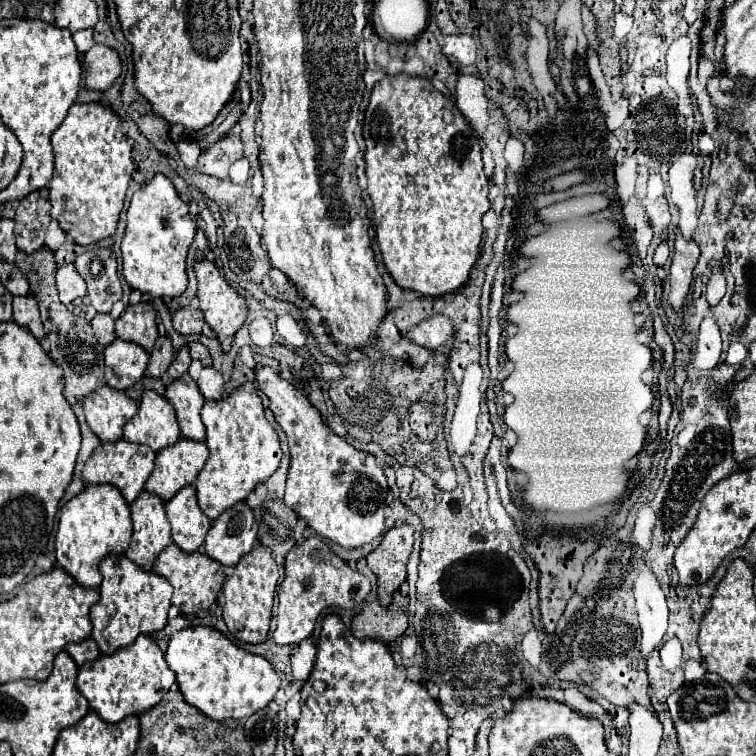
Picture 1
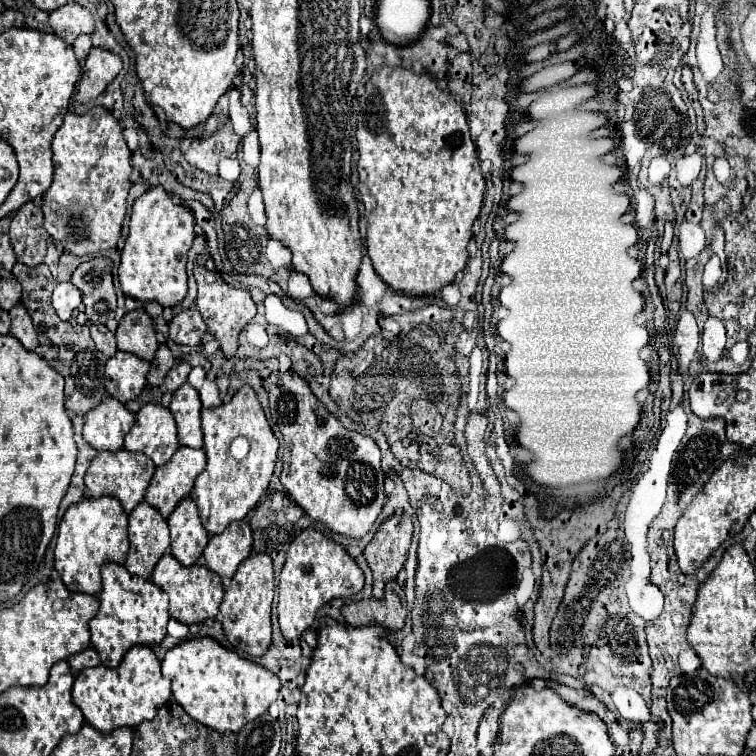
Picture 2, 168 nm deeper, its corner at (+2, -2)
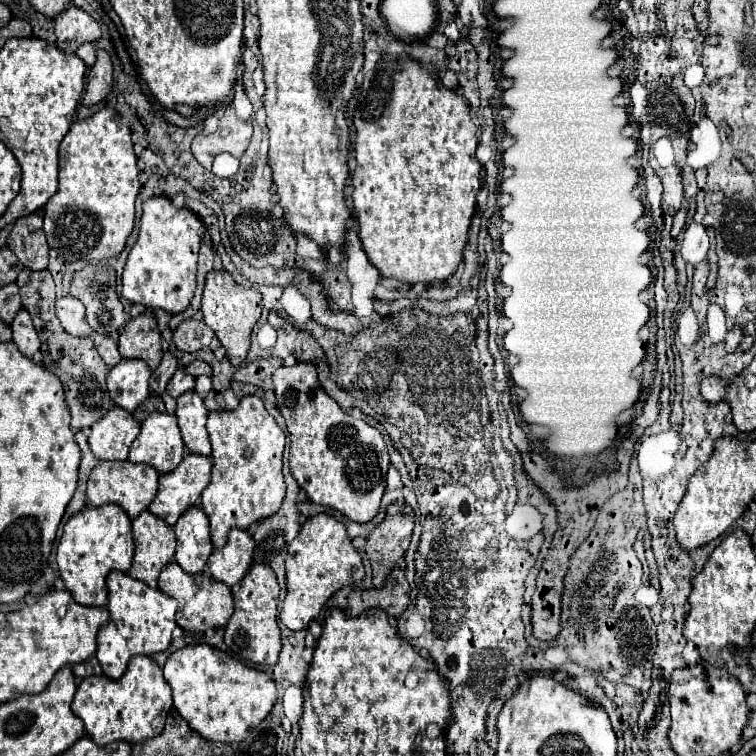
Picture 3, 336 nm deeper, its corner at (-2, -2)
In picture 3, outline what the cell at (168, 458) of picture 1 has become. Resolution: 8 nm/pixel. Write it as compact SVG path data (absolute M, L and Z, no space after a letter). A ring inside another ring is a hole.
M187 455L181 465L171 471L159 475L159 491L149 505L149 511L175 525L181 513L195 505L201 497L201 491L207 487L211 479L211 459L205 455Z

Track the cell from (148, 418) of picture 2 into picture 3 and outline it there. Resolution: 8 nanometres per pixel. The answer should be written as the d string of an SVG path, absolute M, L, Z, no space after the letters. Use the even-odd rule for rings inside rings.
M151 413L143 425L141 433L131 445L129 461L149 463L159 473L173 471L185 453L177 417L169 413Z

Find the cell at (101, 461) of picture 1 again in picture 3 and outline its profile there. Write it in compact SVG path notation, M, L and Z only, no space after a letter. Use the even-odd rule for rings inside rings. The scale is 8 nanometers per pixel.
M99 461L99 465L91 471L87 481L87 499L91 505L99 507L103 503L117 503L125 509L125 513L135 519L143 513L157 493L157 477L159 473L147 463L131 463L131 461Z

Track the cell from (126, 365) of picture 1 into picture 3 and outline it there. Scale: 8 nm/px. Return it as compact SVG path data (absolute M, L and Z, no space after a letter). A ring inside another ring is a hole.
M121 359L107 375L107 389L111 399L119 407L133 413L149 395L149 377L151 369L145 361Z

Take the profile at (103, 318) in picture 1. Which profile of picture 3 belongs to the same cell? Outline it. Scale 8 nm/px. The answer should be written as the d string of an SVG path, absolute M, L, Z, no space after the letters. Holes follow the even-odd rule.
M95 333L93 339L95 339L95 347L97 347L99 355L103 357L103 361L105 361L109 367L113 367L113 365L117 365L117 363L121 361L117 341L113 341L109 335L99 335L99 333Z

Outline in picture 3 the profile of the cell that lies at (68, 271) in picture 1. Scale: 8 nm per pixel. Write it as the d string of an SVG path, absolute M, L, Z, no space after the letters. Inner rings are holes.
M73 295L59 297L55 303L55 309L57 309L57 317L67 333L71 333L71 335L89 335L91 333L91 327L87 325L87 321L83 321L85 307L77 297L73 297Z

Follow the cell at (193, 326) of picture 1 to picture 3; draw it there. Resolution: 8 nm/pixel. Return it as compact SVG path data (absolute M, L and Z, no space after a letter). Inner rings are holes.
M189 317L189 319L181 321L179 327L173 333L173 341L175 341L177 349L187 351L187 353L195 353L199 349L209 347L211 337L213 337L213 333L205 325L205 321L195 319L195 317Z

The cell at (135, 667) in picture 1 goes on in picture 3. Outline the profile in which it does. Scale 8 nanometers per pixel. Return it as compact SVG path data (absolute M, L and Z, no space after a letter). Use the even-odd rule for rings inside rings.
M135 655L121 679L109 679L105 675L85 677L73 699L73 713L83 719L87 735L101 747L113 741L137 743L159 735L171 707L171 687L163 679L161 667L147 655Z

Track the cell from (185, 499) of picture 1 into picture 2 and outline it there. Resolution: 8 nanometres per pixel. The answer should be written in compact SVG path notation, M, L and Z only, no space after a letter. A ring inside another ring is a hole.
M191 497L183 499L167 519L171 529L171 553L183 565L195 565L203 555L209 533L203 529L197 505Z

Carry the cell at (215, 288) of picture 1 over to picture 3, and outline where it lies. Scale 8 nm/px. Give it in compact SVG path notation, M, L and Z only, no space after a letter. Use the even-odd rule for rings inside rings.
M221 269L221 271L209 271L205 277L205 291L201 301L203 321L215 331L221 345L227 349L227 359L233 367L237 367L247 357L249 349L249 335L257 319L261 317L261 293L253 289L245 289L239 283L233 281L233 277Z

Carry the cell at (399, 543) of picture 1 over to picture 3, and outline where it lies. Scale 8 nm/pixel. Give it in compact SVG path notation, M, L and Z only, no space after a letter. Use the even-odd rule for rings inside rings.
M393 503L387 507L387 517L375 527L367 539L365 551L373 567L373 587L381 589L387 575L397 567L405 555L413 533L413 509L409 505Z

